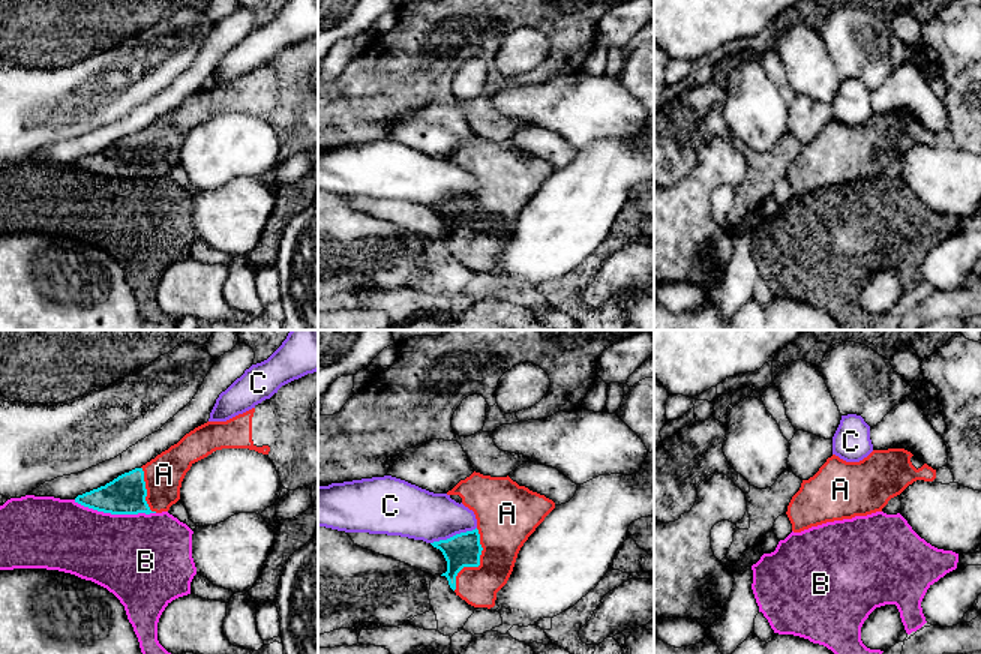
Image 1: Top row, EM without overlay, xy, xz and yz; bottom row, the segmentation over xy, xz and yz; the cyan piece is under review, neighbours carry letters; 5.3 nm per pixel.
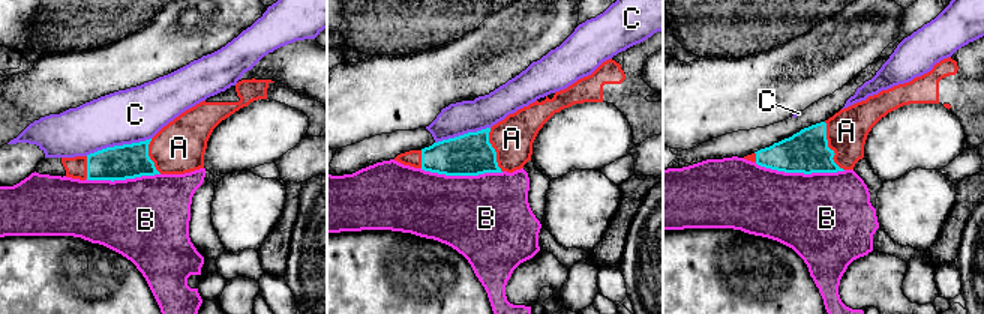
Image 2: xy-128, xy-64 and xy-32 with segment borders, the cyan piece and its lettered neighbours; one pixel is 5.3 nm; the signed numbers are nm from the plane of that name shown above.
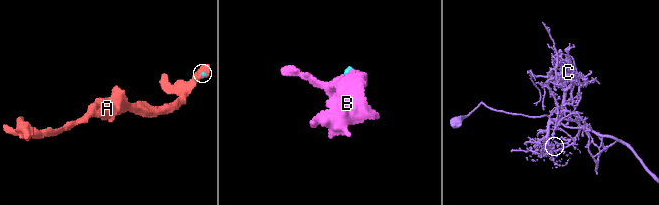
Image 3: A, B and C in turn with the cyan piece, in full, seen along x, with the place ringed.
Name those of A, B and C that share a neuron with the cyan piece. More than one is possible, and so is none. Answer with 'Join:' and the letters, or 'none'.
Join: A

